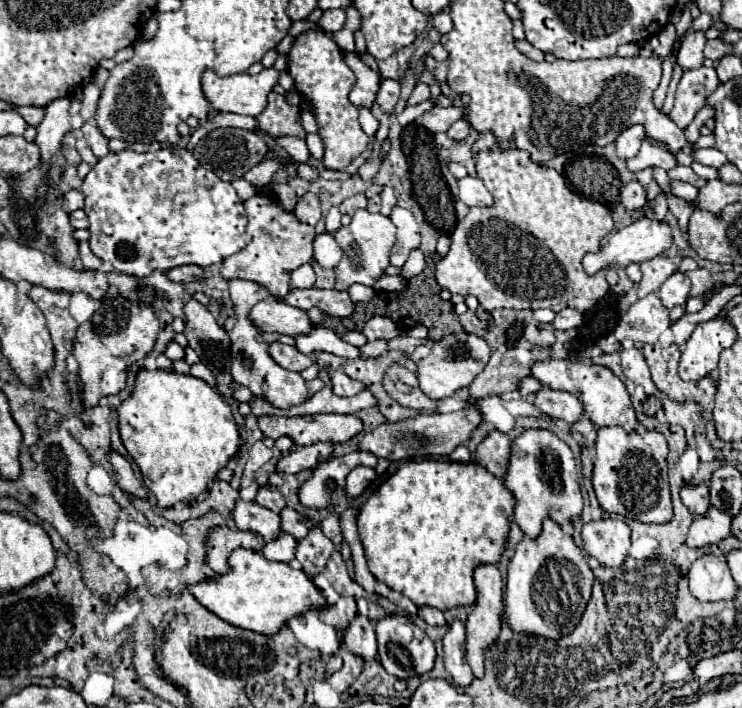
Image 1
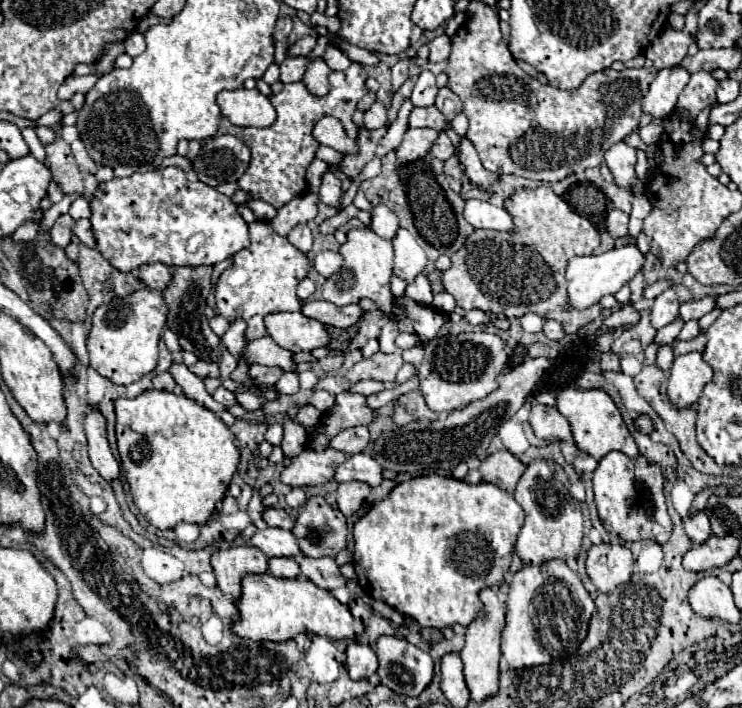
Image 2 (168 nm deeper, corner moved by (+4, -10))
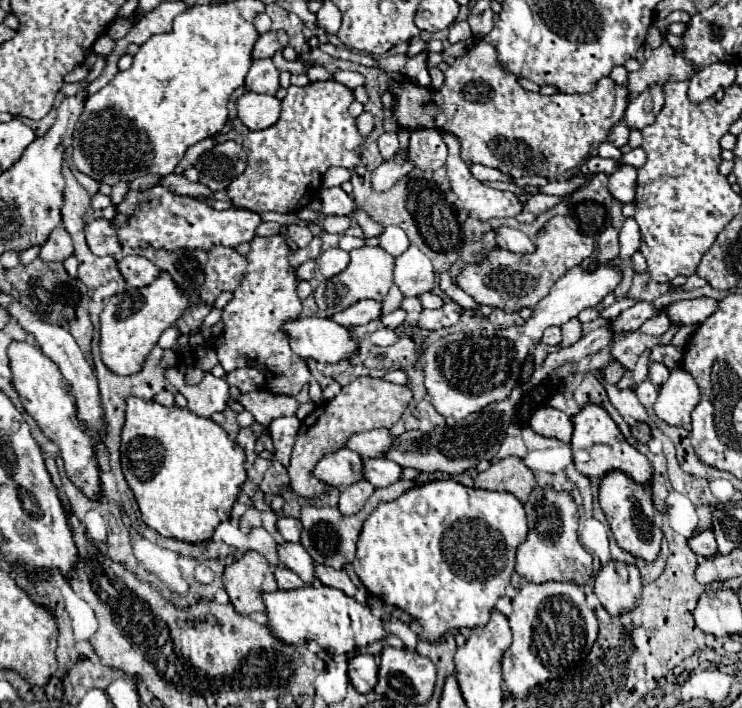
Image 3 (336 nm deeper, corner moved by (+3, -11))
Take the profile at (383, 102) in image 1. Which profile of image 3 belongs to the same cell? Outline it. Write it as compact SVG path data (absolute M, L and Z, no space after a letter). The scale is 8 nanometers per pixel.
M364 111L358 119L356 119L356 125L358 125L358 131L366 137L370 135L370 131L374 129L374 115L370 111Z

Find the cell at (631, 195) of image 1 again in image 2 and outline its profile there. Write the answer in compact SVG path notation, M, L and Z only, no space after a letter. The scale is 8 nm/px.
M611 210L605 218L605 226L607 226L607 232L611 234L611 238L627 236L627 222L629 222L629 216L625 212Z

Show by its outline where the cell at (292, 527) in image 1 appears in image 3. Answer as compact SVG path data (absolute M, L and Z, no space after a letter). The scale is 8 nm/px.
M400 479L400 481L392 483L390 487L377 488L364 508L356 515L350 515L350 517L342 515L338 507L316 507L316 505L306 503L302 507L302 517L300 517L300 521L302 521L302 537L300 537L302 547L310 553L310 557L316 563L324 563L324 565L330 565L334 569L342 569L344 563L354 559L356 541L358 541L358 535L360 535L360 529L362 529L362 523L366 521L366 517L378 507L378 503L392 501L392 499L400 497L404 491L408 491L414 485L416 485L414 481L402 481Z

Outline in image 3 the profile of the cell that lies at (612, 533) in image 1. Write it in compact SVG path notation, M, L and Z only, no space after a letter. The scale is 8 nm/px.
M608 561L594 577L594 593L610 615L618 615L624 609L634 607L640 591L642 583L636 565Z

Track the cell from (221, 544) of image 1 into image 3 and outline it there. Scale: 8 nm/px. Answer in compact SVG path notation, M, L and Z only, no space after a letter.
M246 551L240 559L226 565L222 581L238 613L264 611L260 593L278 589L268 561L256 551Z

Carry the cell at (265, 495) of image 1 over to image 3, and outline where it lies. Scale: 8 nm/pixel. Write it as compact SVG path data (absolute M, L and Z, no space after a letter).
M280 517L276 521L276 527L280 531L280 535L284 537L284 541L298 541L300 539L300 531L302 531L302 523L294 517Z

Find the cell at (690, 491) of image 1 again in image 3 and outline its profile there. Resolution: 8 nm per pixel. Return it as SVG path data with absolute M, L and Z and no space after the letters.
M704 529L696 535L692 535L688 539L688 545L696 555L702 555L702 557L708 557L708 555L716 553L716 539L714 539L712 529Z

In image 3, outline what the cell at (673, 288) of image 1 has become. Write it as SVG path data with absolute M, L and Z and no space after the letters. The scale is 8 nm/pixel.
M662 309L662 311L658 311L652 319L648 319L648 321L640 327L640 331L644 331L646 335L652 335L652 337L660 337L662 333L668 331L668 327L670 327L670 319L668 319L666 311Z

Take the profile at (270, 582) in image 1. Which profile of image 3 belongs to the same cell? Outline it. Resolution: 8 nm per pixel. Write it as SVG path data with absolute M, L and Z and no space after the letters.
M304 585L292 591L278 589L272 593L262 593L262 601L266 605L268 629L272 637L288 645L298 645L312 639L330 653L350 653L386 637L380 619L374 617L366 605L360 605L356 599L326 585Z

